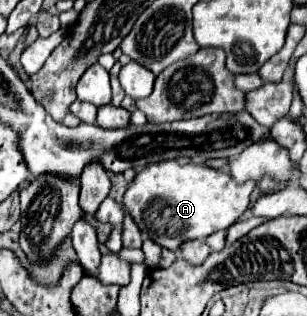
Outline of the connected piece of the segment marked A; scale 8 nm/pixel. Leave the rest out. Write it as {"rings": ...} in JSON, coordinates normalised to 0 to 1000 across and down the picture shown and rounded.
{"rings":[[[570,506],[505,513],[466,532],[420,582],[401,620],[407,671],[440,696],[466,747],[531,785],[570,791],[590,766],[674,753],[694,734],[739,728],[811,658],[811,620],[831,582],[811,570],[772,582],[746,551],[655,519],[577,519]]]}

